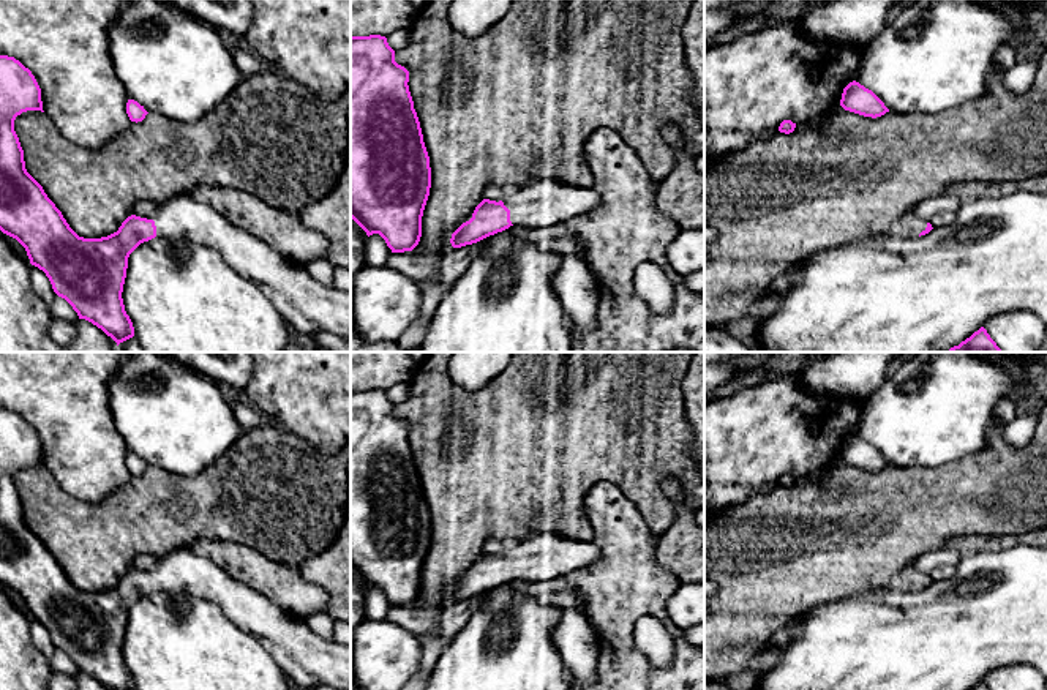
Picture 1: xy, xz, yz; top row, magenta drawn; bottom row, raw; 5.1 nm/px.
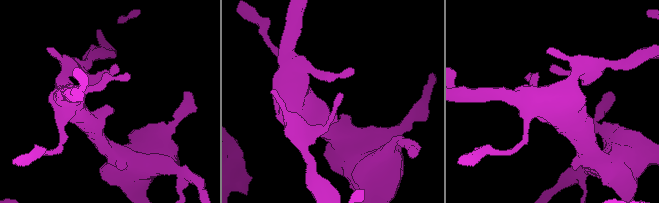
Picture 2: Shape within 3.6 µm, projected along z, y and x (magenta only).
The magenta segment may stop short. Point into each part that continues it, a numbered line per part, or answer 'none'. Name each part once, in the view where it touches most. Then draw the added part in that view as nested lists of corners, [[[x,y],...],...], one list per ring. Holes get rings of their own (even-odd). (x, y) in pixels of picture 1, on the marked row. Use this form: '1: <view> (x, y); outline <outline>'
1: xz (547, 202); outline [[[545,178],[507,191],[502,202],[510,210],[513,226],[551,227],[594,210],[600,194],[592,188]]]

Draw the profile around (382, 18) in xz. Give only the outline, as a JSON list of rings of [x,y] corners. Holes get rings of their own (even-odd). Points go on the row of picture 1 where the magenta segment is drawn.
[[[351,0],[351,36],[387,36],[409,28],[417,13],[409,0]]]

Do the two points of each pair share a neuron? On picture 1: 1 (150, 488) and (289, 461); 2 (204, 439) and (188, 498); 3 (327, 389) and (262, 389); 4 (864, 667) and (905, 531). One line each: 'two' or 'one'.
1: one
2: two
3: one
4: two

